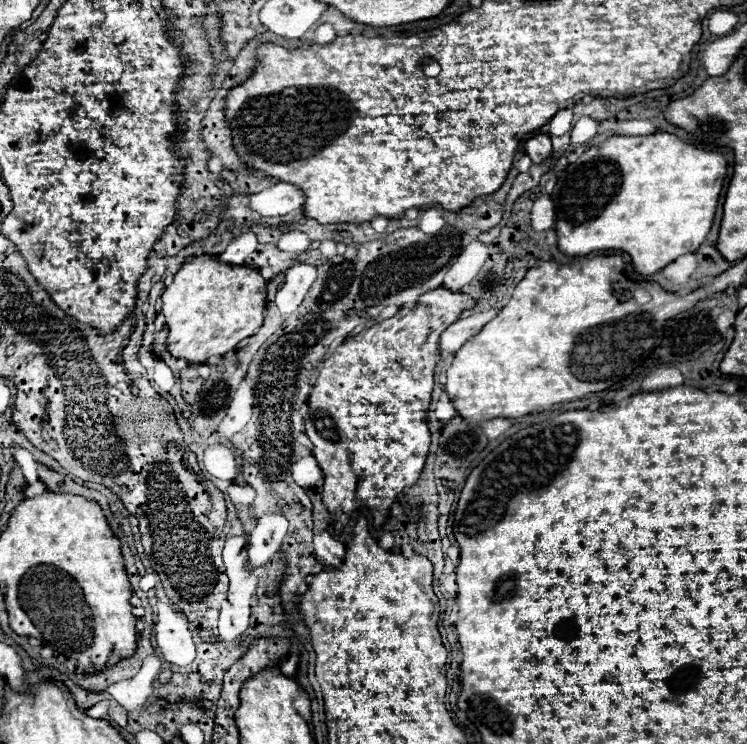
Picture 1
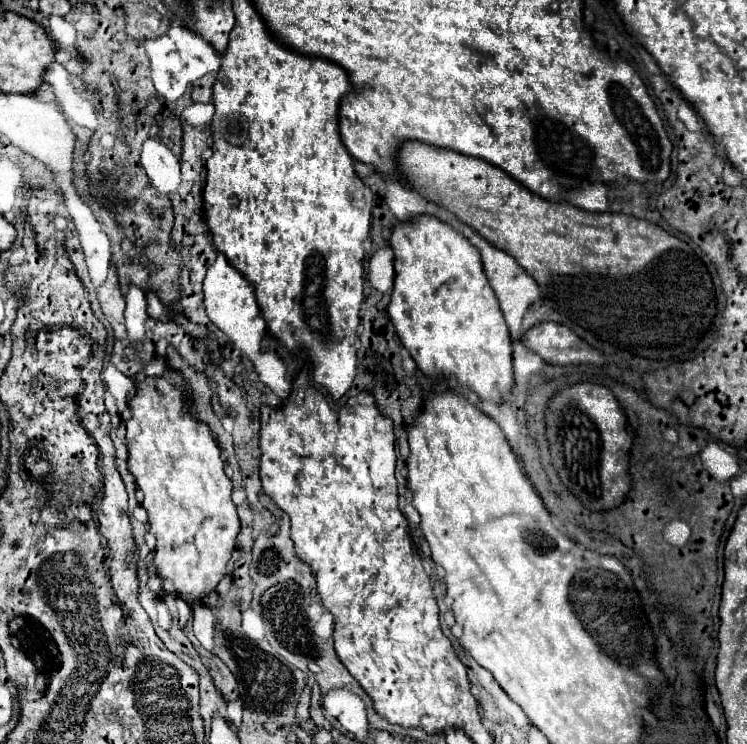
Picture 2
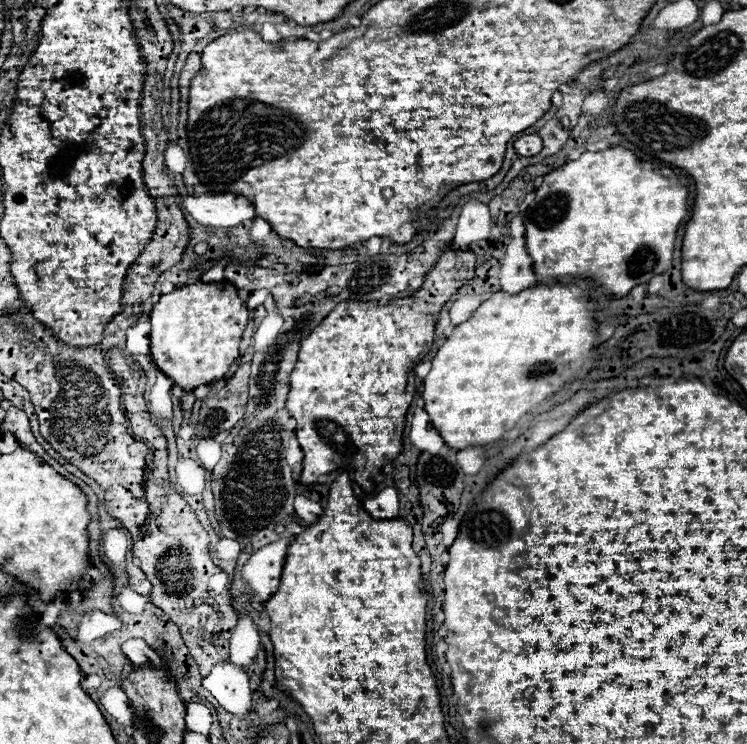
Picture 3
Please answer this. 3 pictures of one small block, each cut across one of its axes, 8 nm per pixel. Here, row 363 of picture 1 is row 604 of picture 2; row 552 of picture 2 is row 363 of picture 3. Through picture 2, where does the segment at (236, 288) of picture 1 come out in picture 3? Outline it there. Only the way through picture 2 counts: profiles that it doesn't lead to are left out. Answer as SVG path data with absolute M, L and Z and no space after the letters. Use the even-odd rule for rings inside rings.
M196 282L180 286L170 294L160 296L158 304L154 304L150 312L150 354L154 364L184 390L210 384L222 378L240 356L238 346L248 320L250 310L238 296L234 284Z

